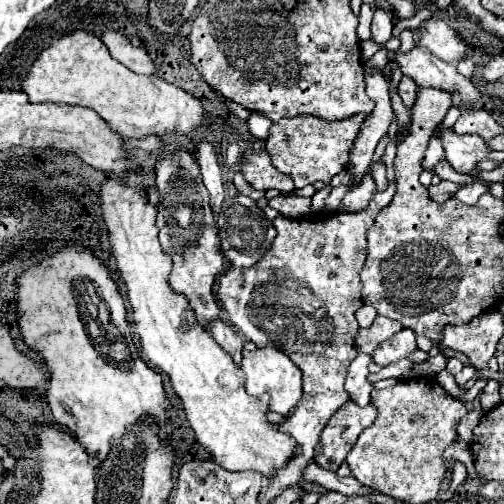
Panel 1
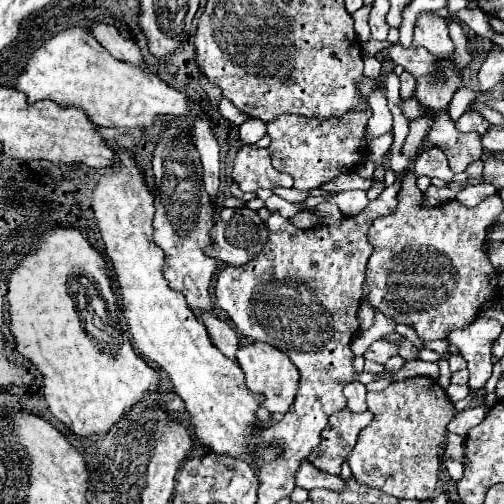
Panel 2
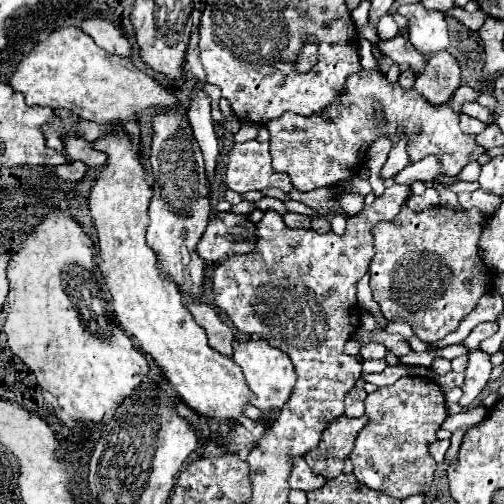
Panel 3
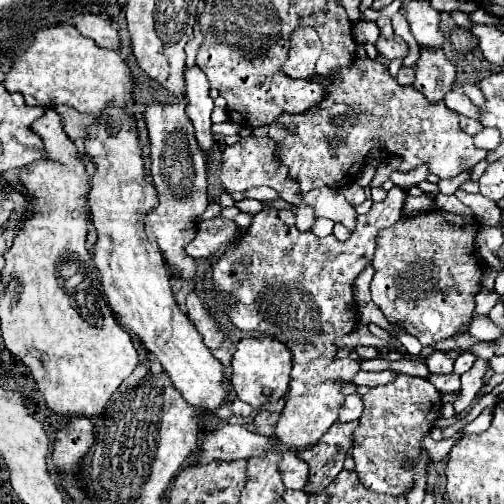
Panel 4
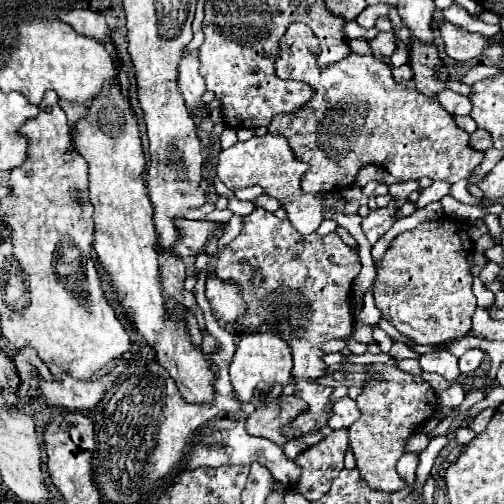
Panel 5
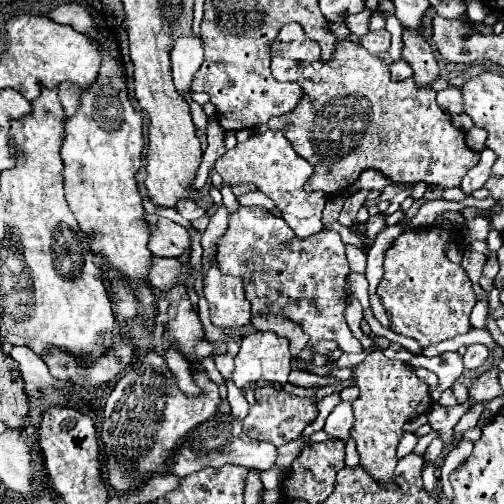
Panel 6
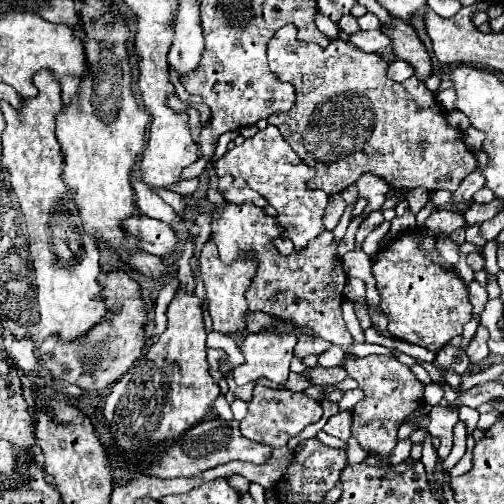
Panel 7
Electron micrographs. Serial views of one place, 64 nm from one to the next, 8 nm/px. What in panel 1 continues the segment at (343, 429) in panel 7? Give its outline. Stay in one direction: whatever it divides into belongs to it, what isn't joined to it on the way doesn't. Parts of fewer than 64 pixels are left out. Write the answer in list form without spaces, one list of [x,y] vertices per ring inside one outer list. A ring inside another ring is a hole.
[[[358,354],[350,368],[348,368],[348,376],[346,376],[346,392],[350,394],[350,400],[356,402],[358,406],[368,406],[370,402],[370,392],[372,392],[372,384],[366,380],[368,374],[368,364],[372,362],[370,354]]]

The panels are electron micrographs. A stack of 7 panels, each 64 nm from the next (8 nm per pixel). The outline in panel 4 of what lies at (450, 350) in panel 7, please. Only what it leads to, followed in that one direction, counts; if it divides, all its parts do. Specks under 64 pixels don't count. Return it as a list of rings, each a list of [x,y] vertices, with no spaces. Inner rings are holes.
[[[444,352],[428,354],[424,364],[428,366],[430,372],[436,372],[436,374],[454,374],[454,360],[448,358]]]

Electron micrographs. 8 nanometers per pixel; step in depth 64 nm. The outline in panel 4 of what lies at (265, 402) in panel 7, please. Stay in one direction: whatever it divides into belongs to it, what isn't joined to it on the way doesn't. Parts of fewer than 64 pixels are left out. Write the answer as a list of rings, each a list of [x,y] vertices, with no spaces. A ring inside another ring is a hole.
[[[260,410],[254,414],[252,418],[252,424],[256,426],[256,434],[264,434],[264,436],[270,436],[274,438],[274,428],[276,428],[276,422],[280,420],[280,412],[268,412],[268,410]]]

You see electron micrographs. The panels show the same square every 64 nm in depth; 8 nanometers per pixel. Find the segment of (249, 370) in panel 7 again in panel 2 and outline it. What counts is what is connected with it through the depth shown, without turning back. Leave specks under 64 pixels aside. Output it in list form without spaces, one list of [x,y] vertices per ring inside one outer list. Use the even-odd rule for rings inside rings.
[[[248,342],[244,346],[238,348],[236,352],[236,362],[240,364],[240,368],[246,374],[246,384],[252,392],[262,394],[264,402],[262,406],[272,412],[272,414],[284,414],[286,408],[292,406],[292,400],[296,396],[296,384],[298,384],[298,368],[292,364],[292,360],[280,352],[278,348],[270,346],[270,344],[262,344],[262,342]]]

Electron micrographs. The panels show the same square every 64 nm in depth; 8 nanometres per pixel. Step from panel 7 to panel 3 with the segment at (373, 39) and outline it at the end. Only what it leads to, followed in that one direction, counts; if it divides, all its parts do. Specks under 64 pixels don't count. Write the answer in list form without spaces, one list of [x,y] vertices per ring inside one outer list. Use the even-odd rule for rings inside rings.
[[[400,34],[394,36],[392,40],[378,42],[378,48],[392,62],[396,62],[396,64],[404,64],[404,62],[410,64],[410,68],[414,72],[420,72],[420,68],[424,68],[424,64],[426,64],[426,56],[416,52],[412,42],[408,38],[404,38],[404,36],[400,36]]]

